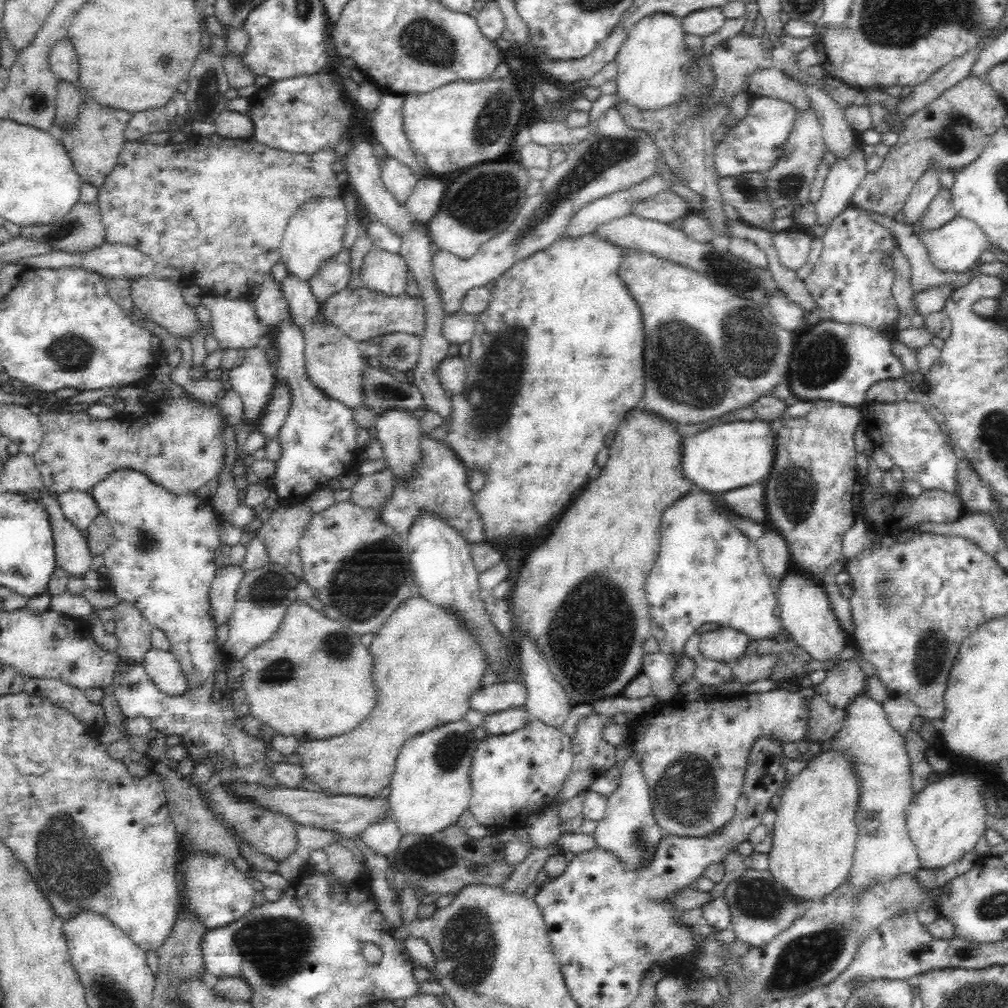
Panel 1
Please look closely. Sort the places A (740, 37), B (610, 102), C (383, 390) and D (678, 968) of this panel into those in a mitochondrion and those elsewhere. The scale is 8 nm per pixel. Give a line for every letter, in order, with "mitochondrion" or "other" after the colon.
A: other
B: other
C: mitochondrion
D: other

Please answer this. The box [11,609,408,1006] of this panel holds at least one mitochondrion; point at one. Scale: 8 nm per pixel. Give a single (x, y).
(70, 865)

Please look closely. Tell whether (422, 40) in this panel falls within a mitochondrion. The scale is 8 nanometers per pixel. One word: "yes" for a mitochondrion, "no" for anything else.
yes

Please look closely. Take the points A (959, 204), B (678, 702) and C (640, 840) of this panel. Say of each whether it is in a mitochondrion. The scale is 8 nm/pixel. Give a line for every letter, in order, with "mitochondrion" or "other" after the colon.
A: other
B: other
C: mitochondrion

